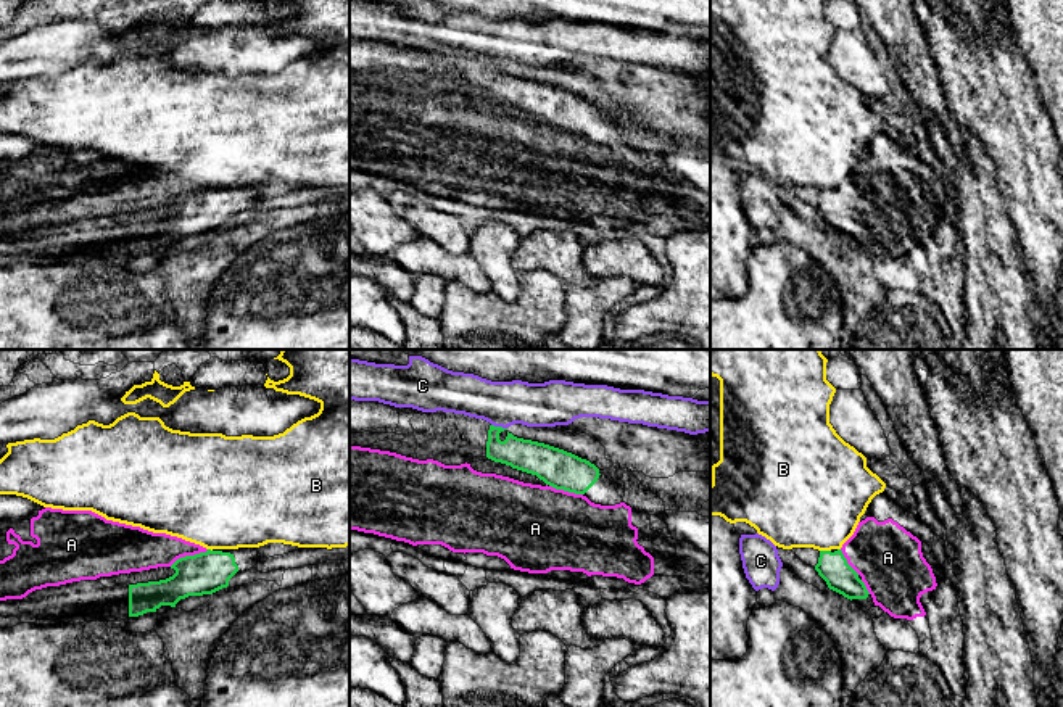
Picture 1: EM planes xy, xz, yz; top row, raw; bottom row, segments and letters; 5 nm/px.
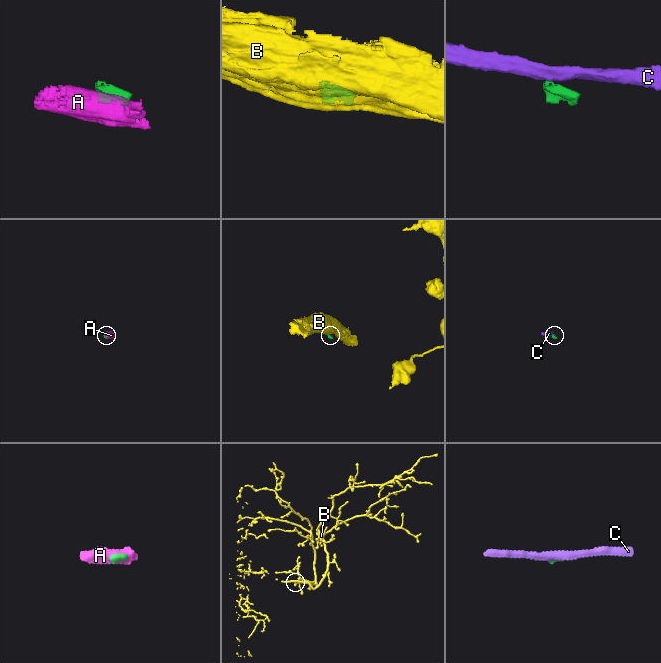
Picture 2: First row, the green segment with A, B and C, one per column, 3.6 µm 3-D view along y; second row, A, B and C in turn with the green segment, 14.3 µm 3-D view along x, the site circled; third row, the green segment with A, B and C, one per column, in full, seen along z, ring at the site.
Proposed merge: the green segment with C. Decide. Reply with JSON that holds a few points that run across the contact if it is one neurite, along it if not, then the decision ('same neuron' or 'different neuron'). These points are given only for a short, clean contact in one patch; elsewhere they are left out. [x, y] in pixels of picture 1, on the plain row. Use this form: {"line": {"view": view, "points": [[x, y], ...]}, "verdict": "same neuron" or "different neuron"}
{"line": {"view": "xz", "points": [[492, 63], [506, 68]]}, "verdict": "different neuron"}

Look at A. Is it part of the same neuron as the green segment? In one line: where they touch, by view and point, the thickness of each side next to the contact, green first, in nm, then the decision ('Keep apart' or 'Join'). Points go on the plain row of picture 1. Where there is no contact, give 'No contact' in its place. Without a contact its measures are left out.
Touches green at xy (189, 195). Thickness 200 nm (green) against 200 nm. Join

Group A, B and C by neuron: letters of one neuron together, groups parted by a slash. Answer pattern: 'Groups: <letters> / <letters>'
Groups: A / B / C

